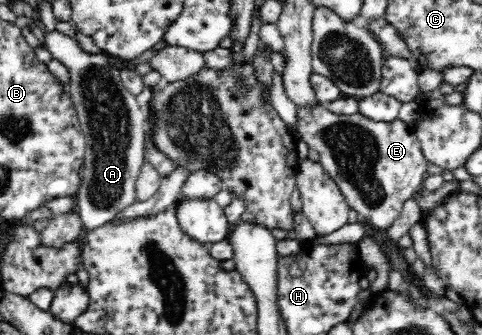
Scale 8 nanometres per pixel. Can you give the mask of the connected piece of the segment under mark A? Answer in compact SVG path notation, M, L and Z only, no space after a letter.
M56 29L45 33L44 47L54 59L61 61L70 73L69 96L86 139L81 187L76 193L76 210L88 229L111 221L118 212L137 201L136 183L144 165L147 147L148 123L136 96L126 88L119 70L112 66L107 53L93 54L82 50L76 38L70 38Z

